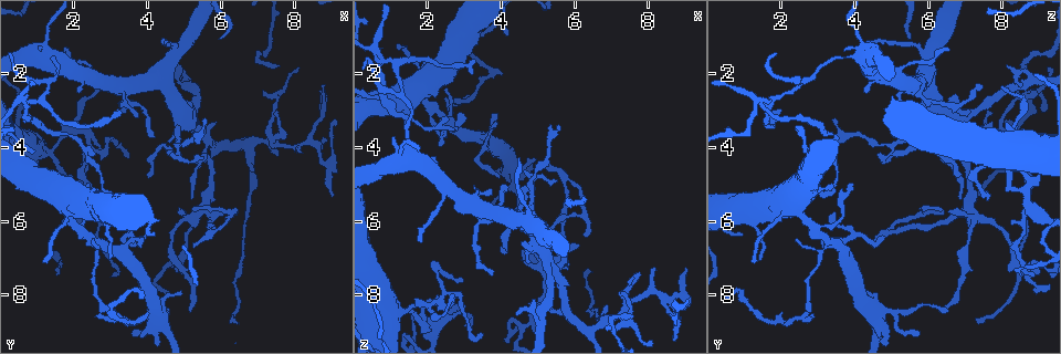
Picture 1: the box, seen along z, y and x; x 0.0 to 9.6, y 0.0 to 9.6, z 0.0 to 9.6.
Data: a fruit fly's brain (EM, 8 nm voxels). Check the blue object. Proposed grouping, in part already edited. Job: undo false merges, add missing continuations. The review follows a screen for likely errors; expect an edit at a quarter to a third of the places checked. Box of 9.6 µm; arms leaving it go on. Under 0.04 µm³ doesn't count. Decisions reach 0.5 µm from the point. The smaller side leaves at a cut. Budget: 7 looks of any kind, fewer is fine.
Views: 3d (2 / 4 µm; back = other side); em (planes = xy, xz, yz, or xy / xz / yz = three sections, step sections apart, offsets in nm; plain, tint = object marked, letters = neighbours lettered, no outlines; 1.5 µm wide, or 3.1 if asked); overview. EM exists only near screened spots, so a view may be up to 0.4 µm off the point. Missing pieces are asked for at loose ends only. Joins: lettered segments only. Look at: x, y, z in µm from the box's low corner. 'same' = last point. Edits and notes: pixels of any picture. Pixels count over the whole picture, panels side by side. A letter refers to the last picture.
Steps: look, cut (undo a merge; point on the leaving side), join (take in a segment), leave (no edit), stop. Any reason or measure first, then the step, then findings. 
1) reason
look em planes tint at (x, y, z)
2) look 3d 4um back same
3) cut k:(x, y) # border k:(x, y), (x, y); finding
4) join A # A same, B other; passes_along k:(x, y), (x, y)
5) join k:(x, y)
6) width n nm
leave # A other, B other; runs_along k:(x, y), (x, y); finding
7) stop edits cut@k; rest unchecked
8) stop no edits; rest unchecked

an open end
look 3d 2um at (2.75, 2.30, 8.05)

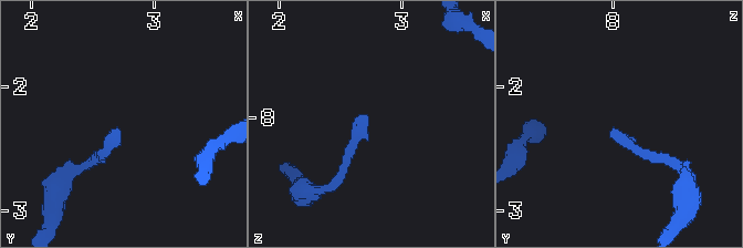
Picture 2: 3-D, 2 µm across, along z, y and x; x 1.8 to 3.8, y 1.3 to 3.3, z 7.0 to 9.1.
look em planes letters at (2.72, 2.32, 8.00)

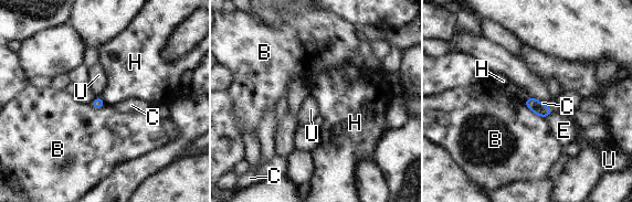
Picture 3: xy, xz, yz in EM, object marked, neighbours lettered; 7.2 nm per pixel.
leave # B other, C other, E other, H other, U other; border 3:(99, 96), (106, 105); no lettered segment goes on from it

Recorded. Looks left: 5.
stops while still wide
look em planes tint at (1.40, 5.00, 3.45)

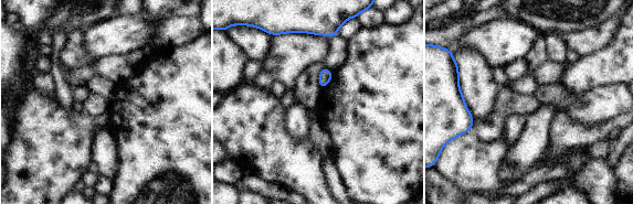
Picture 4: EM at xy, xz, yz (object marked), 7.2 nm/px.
look em planes letters same

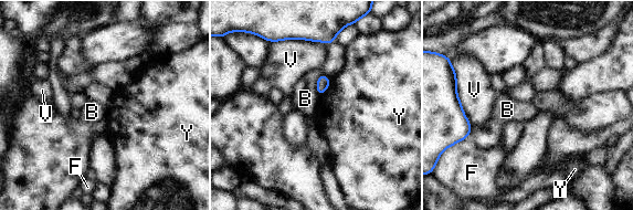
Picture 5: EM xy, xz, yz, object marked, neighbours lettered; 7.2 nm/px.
leave # B other, F other, V other, Y other; border 5:(320, 72), (316, 85), (319, 96); none of them fits

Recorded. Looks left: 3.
tapers out
look 3d 2um at (8.15, 4.10, 7.25)

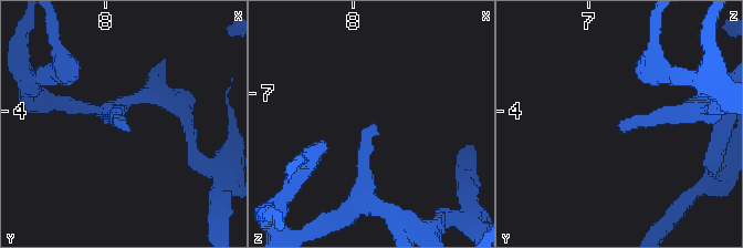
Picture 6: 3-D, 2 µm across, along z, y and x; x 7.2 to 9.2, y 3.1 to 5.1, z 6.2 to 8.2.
shape alone is not enough
look em xy step 8 tint at (8.18, 4.14, 7.26)

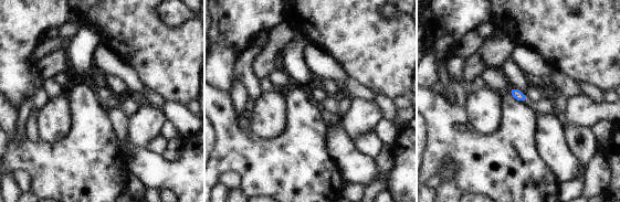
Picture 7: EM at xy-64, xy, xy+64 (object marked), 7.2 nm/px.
another direction
look em planes letters same

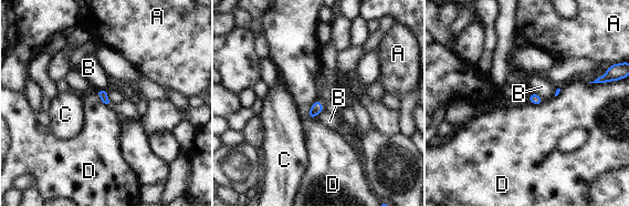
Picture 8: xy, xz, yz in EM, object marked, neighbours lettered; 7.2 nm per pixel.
leave # A other, B other, C other, D other; none of them fits

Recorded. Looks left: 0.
stop no edits; rest unchecked

